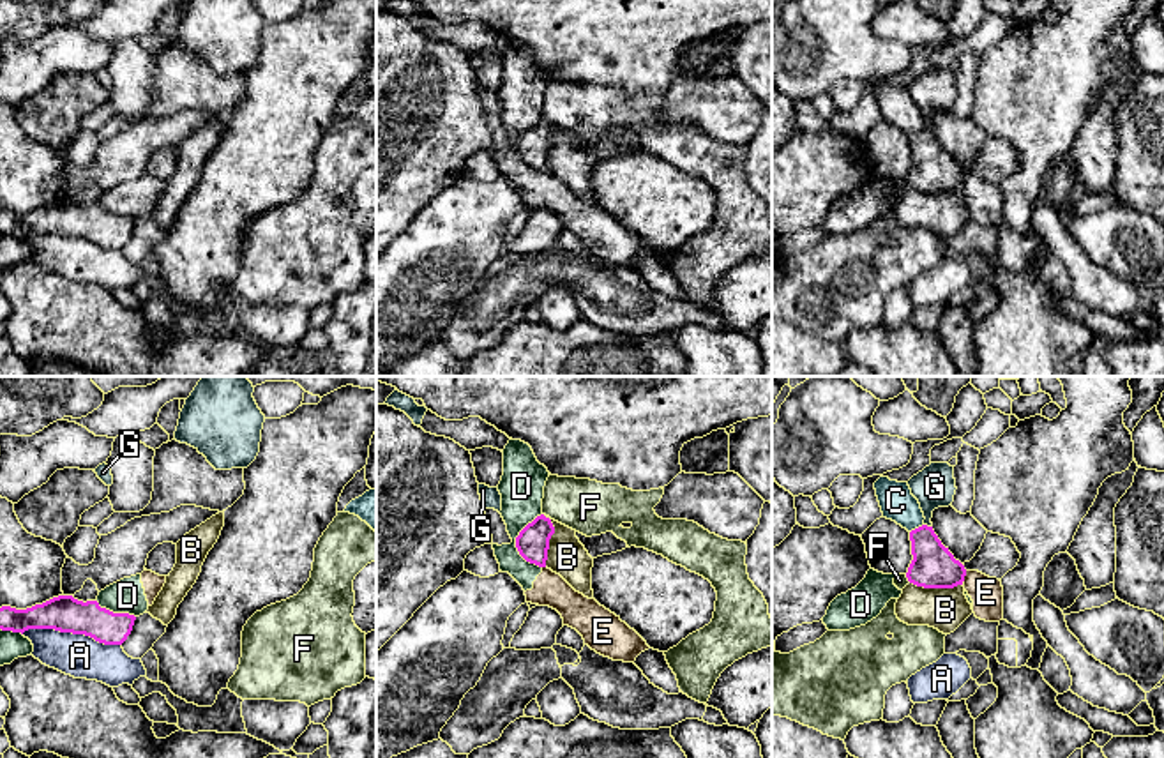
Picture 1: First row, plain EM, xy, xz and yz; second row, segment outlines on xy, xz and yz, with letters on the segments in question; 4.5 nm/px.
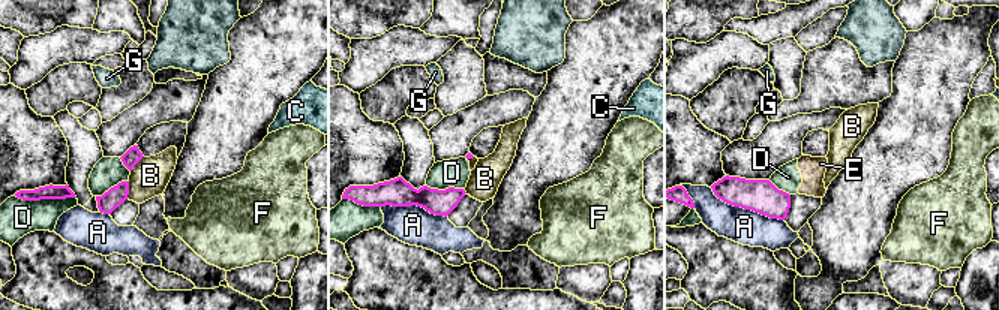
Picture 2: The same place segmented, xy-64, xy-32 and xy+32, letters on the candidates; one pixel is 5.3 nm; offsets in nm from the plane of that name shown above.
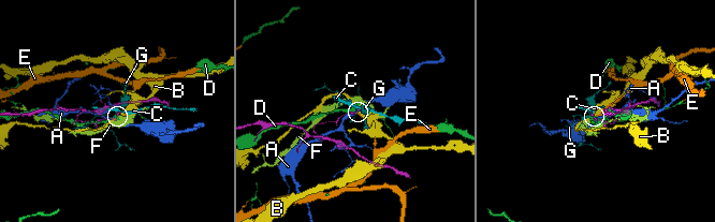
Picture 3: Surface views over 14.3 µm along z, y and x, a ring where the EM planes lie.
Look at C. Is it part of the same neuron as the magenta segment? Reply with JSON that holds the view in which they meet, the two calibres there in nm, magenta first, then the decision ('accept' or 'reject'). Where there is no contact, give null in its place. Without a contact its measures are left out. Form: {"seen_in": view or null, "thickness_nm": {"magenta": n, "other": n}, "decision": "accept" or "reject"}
{"seen_in": "yz", "thickness_nm": {"magenta": 200, "other": 160}, "decision": "reject"}

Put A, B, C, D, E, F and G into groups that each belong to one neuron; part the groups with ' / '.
A / B / C / D E / F / G

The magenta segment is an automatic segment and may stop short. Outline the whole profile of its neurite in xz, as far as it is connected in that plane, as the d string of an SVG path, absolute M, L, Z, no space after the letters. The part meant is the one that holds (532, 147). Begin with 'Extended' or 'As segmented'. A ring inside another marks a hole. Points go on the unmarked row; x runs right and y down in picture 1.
As segmented. M544 118L528 127L516 141L516 152L519 159L539 171L546 171L549 143L555 138L555 131Z

